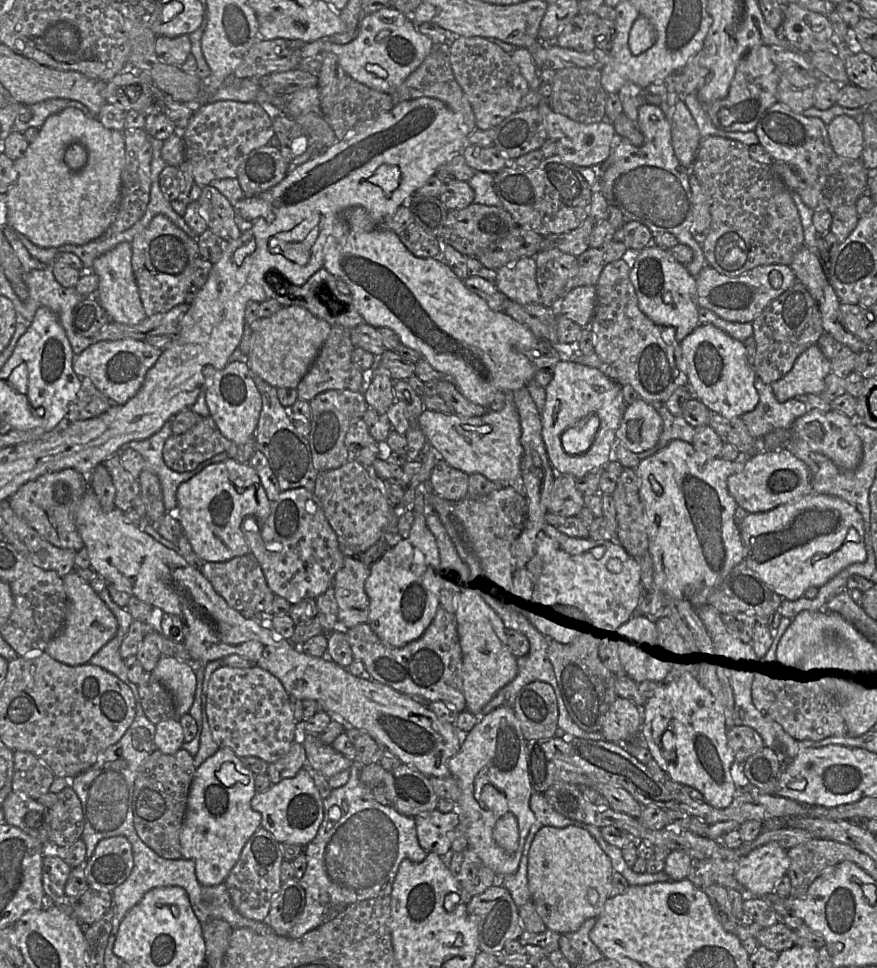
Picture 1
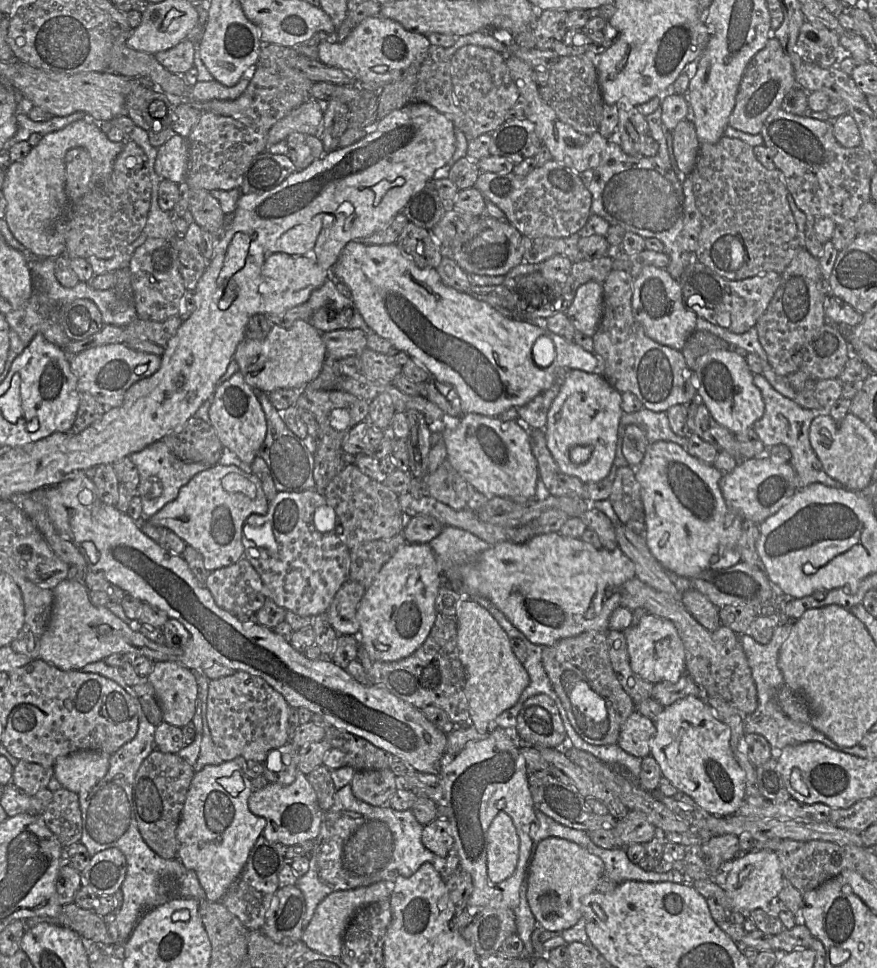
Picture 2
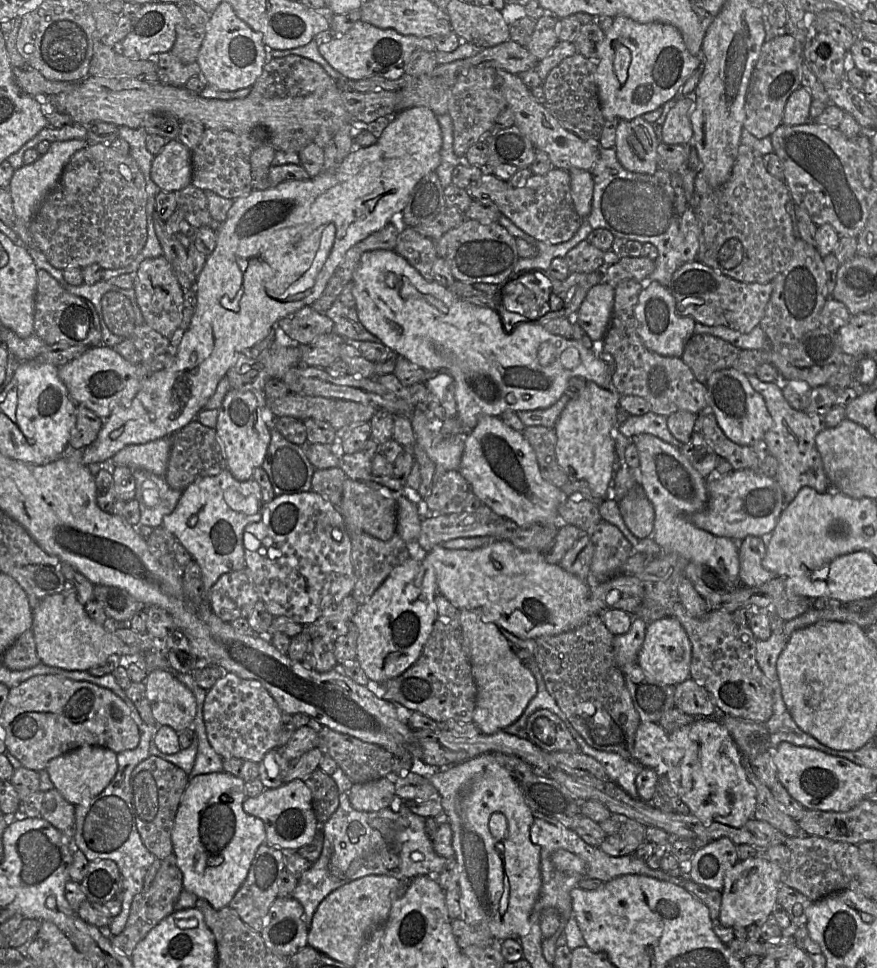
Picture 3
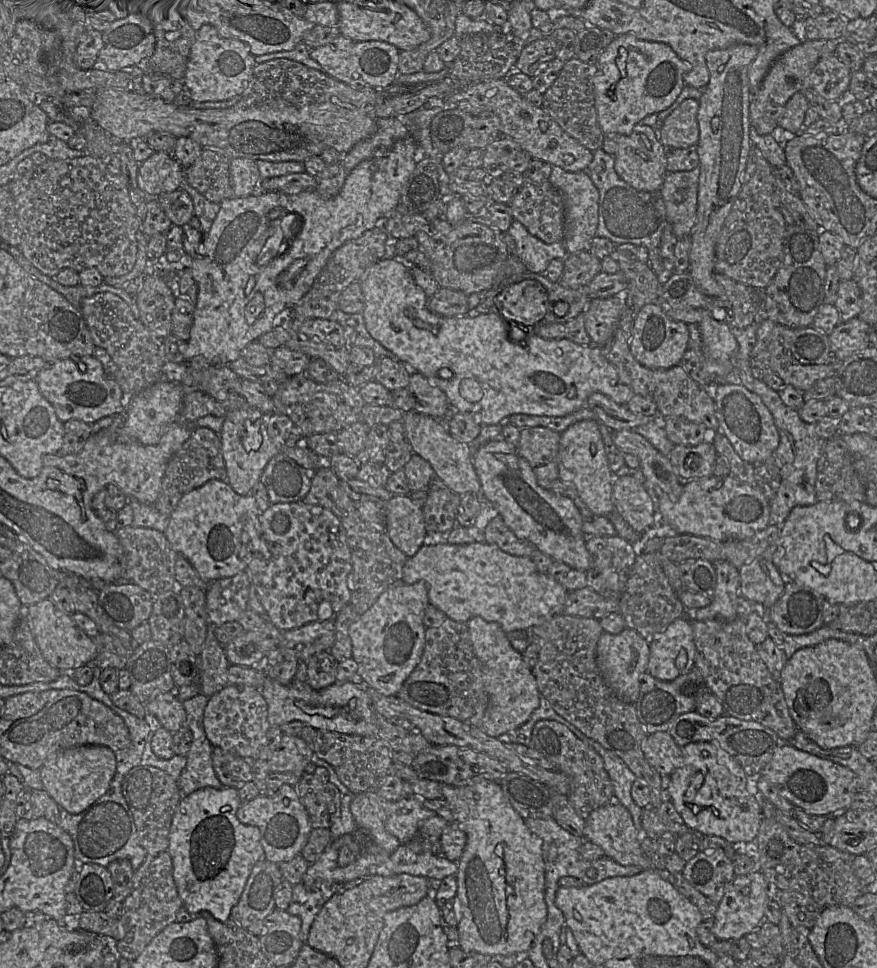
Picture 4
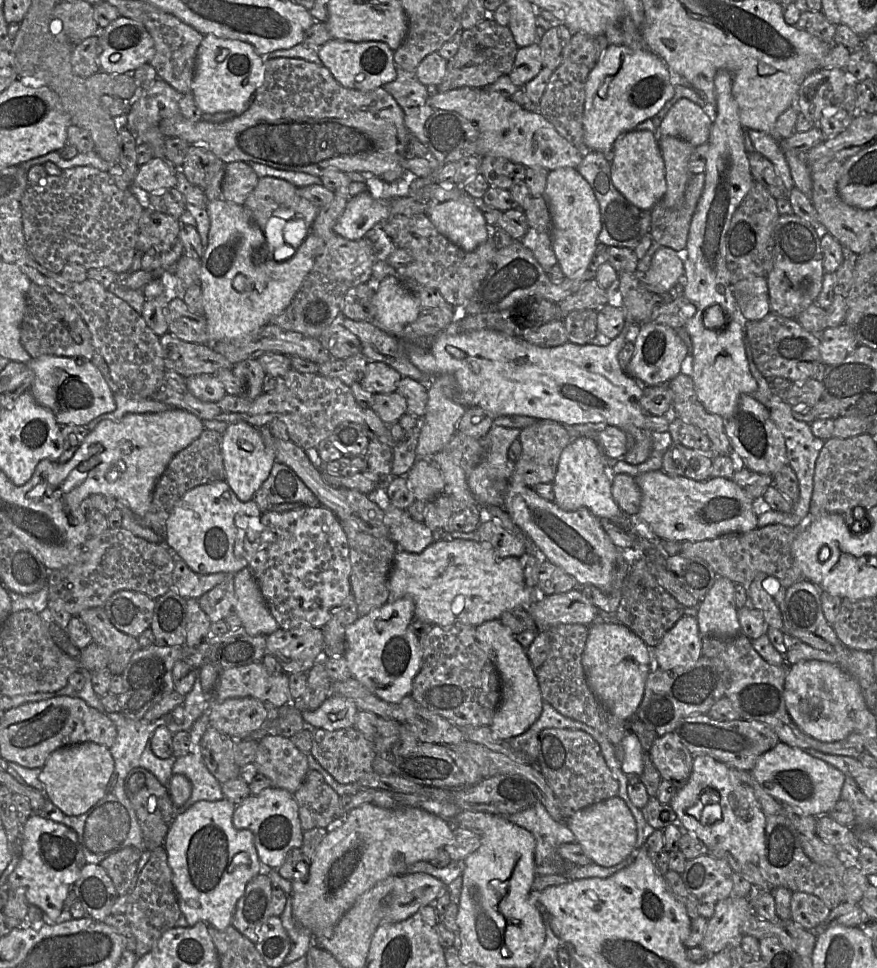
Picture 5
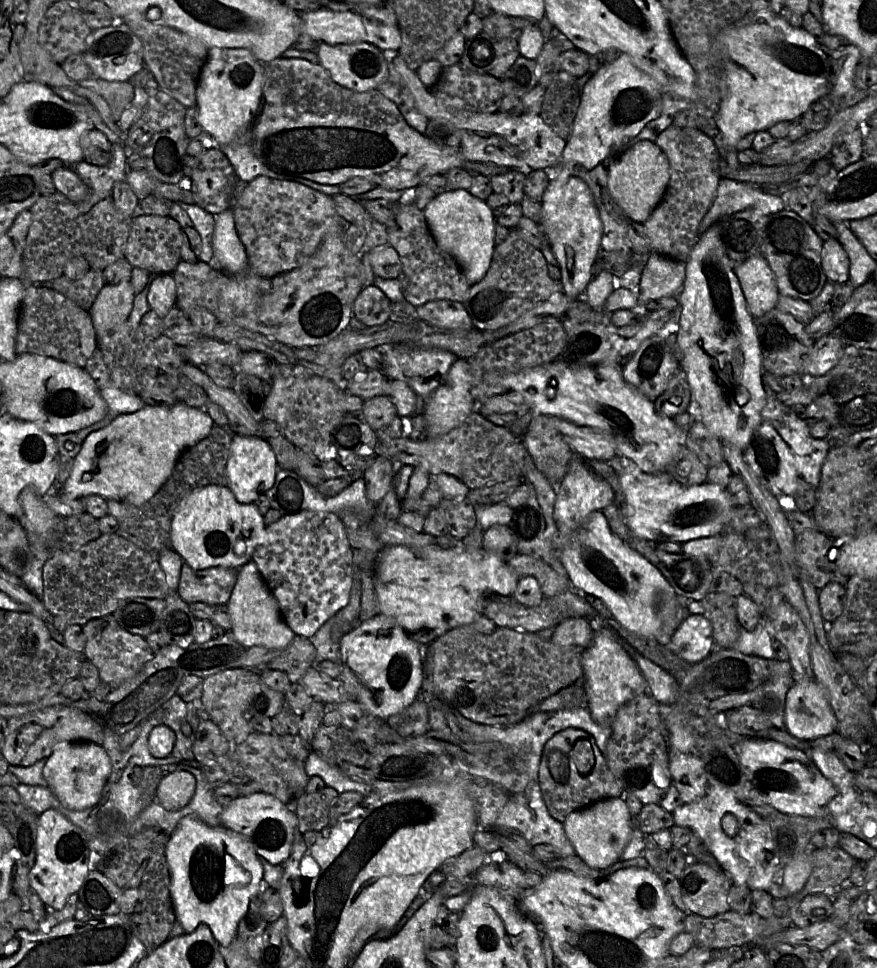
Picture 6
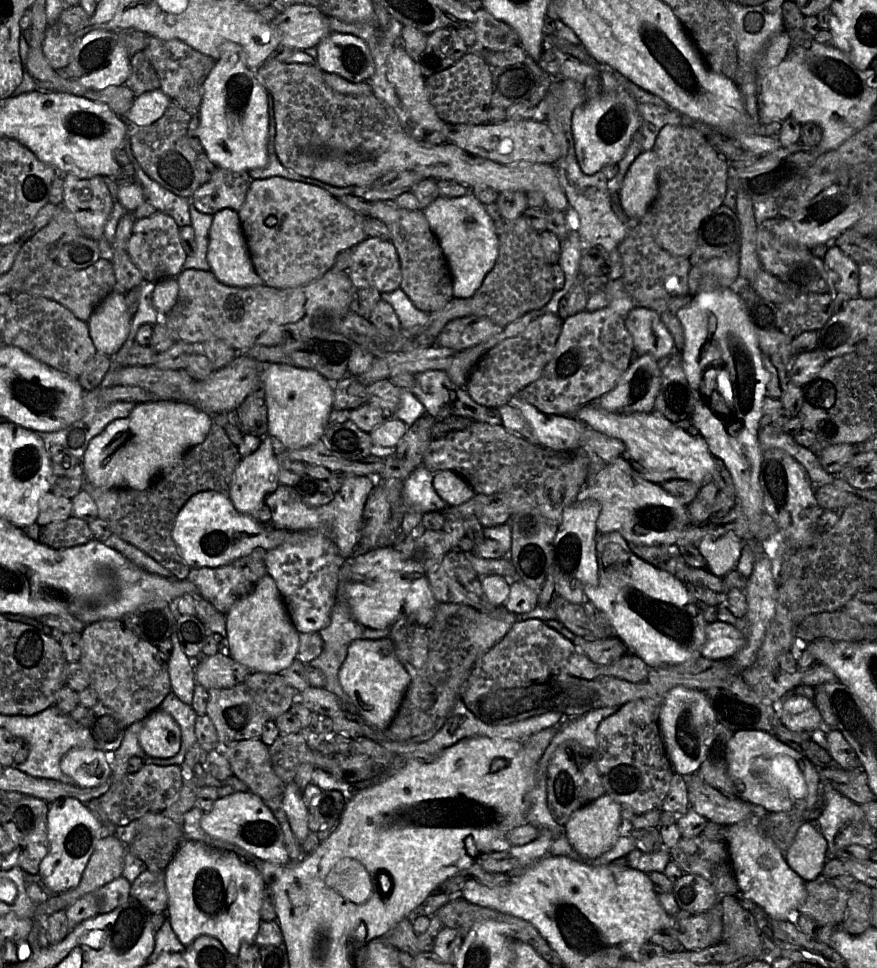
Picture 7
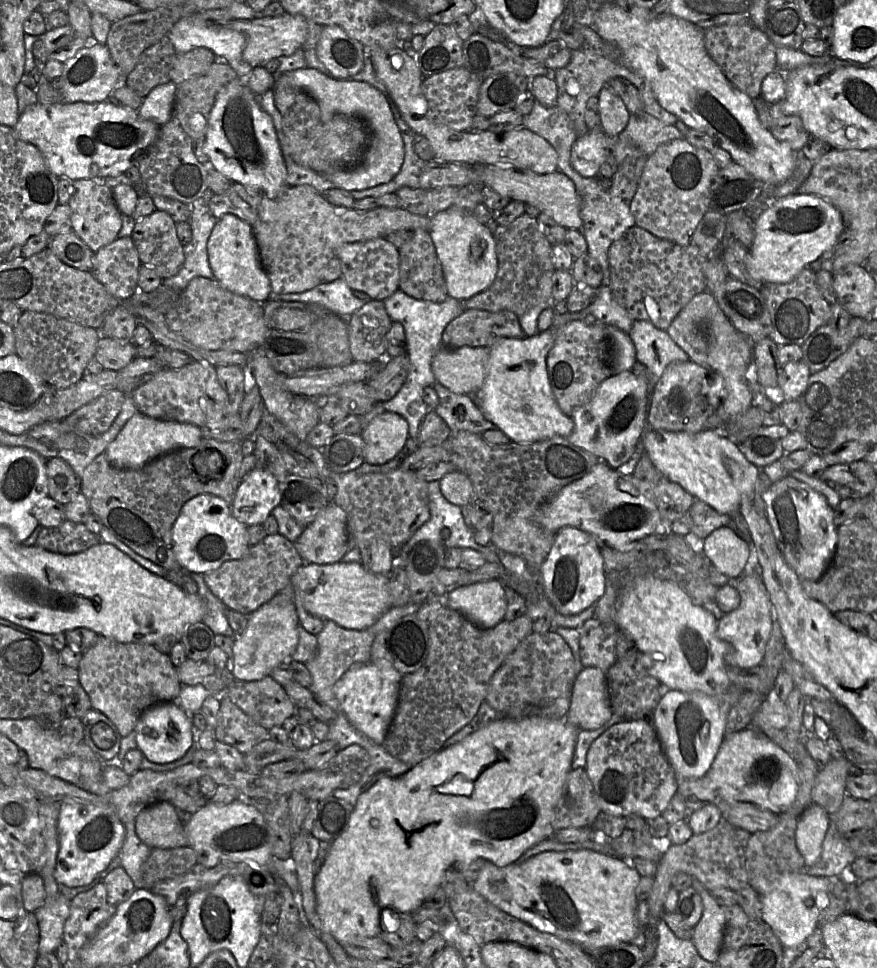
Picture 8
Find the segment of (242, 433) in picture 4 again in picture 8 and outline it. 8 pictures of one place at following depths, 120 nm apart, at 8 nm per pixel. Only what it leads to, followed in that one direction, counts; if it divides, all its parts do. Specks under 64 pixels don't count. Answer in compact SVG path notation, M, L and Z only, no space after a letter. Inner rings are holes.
M255 467L241 480L232 502L232 515L244 525L263 524L273 509L282 504L279 481L269 471Z

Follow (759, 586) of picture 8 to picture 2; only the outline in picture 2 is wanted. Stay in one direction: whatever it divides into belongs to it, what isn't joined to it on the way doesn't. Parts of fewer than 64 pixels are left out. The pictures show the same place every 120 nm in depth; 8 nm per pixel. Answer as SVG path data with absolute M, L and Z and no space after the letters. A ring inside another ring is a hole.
M645 614L638 624L623 631L630 667L643 680L652 684L677 682L686 674L686 654L674 624L653 614Z

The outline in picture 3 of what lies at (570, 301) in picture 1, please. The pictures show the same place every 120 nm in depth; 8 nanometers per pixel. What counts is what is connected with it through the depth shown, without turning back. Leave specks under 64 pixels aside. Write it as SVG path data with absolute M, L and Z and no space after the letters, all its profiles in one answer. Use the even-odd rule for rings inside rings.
M606 282L593 286L587 293L572 322L577 322L594 345L598 345L610 325L614 306L614 287Z

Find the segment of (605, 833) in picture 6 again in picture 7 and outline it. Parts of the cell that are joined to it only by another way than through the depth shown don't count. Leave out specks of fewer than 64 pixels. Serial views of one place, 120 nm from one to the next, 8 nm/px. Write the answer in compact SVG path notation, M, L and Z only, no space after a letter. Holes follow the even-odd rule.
M603 795L575 811L565 824L569 843L583 857L594 859L609 851L621 834L622 806Z

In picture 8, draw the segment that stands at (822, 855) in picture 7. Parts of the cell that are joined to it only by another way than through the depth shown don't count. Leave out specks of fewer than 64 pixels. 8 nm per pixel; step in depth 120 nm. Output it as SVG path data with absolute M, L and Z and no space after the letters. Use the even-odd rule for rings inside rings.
M817 804L809 806L800 816L796 845L804 857L806 868L815 865L820 859L829 823L830 814Z

